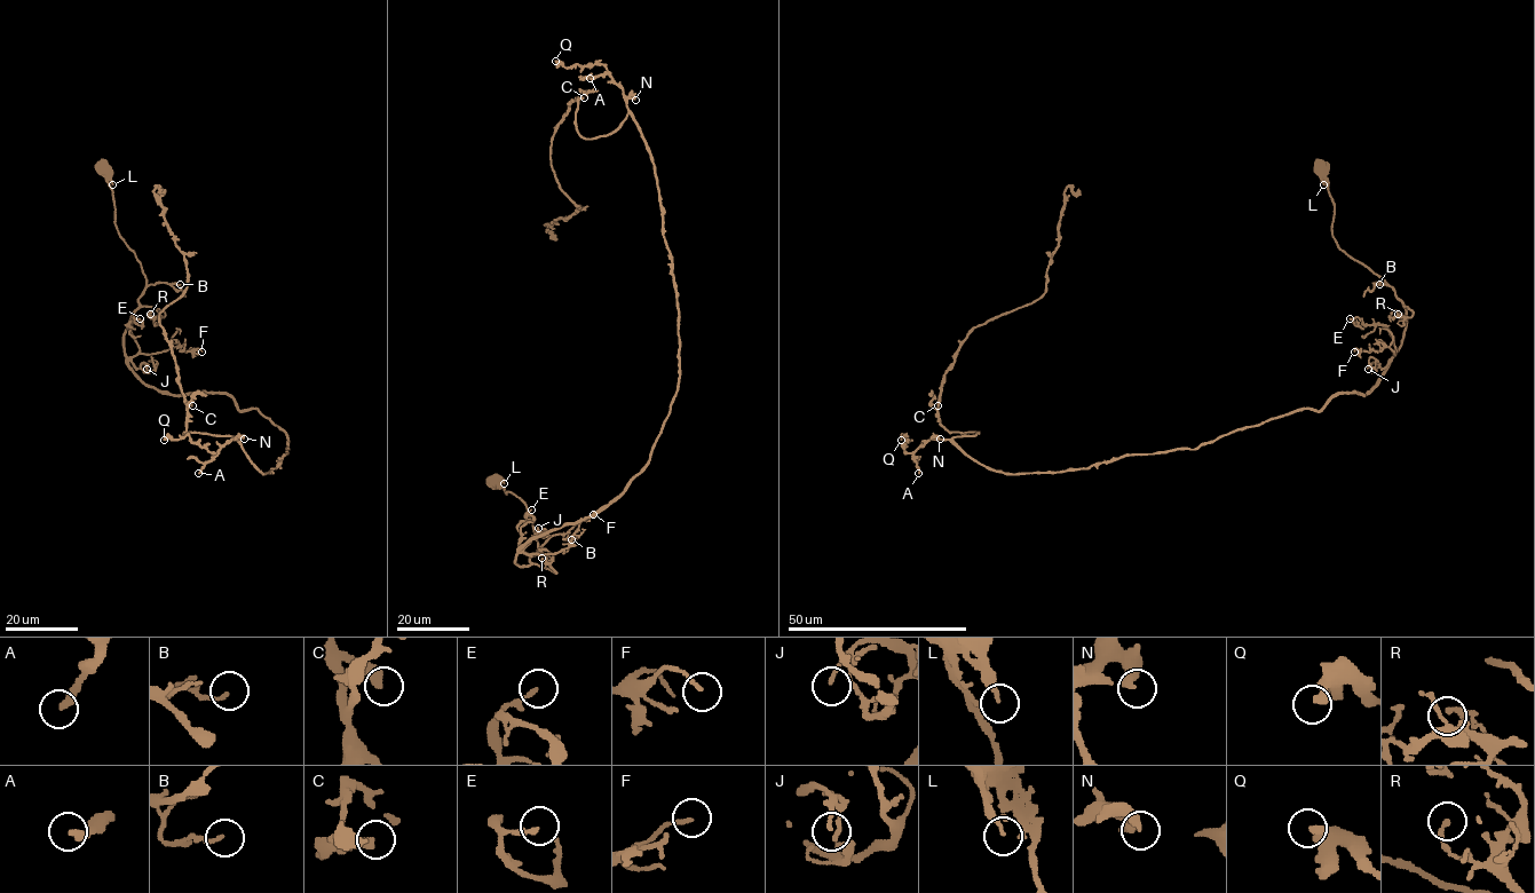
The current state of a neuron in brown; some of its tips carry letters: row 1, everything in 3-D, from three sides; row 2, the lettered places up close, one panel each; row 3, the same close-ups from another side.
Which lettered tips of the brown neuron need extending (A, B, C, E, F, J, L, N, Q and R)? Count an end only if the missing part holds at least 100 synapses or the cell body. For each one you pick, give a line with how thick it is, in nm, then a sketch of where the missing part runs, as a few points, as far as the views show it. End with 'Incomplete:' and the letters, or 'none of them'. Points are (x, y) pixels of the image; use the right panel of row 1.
A: 280 nm | (918, 473), (906, 474), (947, 488), (940, 483), (943, 492), (975, 472), (975, 451), (987, 453)
Incomplete: A

